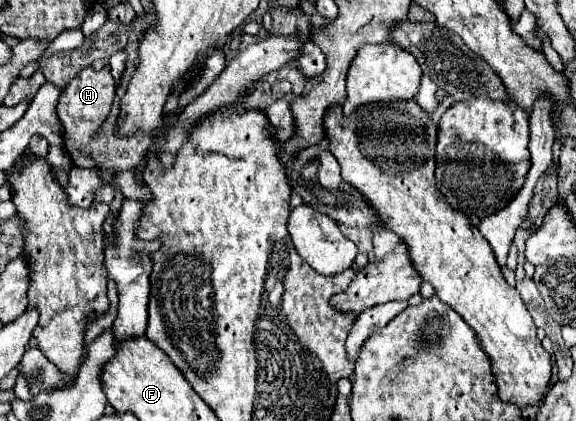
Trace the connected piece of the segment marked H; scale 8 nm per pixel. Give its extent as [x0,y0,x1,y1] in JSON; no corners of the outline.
[58,64,116,168]

